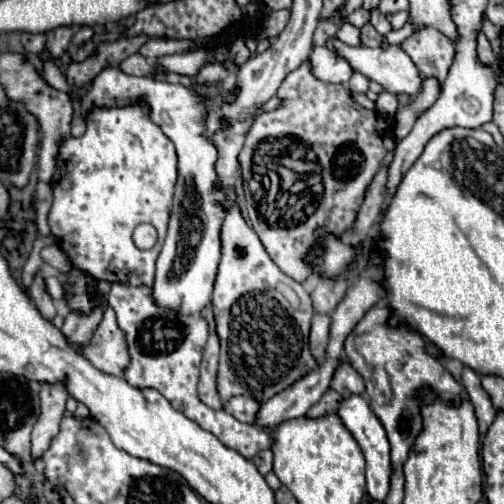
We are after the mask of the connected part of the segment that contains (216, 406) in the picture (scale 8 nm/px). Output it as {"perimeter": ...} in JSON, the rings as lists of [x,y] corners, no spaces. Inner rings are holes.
{"perimeter":[[[212,332],[208,336],[206,346],[204,346],[204,358],[202,358],[202,366],[200,366],[200,384],[198,384],[198,396],[200,396],[200,400],[206,406],[210,406],[212,410],[222,410],[222,400],[220,400],[218,390],[216,390],[218,352],[220,352],[218,336],[216,336],[216,332]]]}

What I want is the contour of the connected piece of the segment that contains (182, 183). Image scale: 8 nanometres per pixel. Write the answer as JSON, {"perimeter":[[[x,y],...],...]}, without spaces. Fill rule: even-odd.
{"perimeter":[[[104,68],[92,82],[90,90],[82,98],[82,118],[92,112],[92,108],[100,108],[100,104],[132,104],[132,100],[148,100],[150,116],[152,122],[160,126],[160,130],[174,142],[176,152],[178,152],[178,182],[176,182],[176,192],[174,192],[174,206],[172,206],[172,216],[170,216],[170,226],[168,226],[168,236],[164,240],[162,252],[156,260],[156,276],[152,282],[152,300],[160,304],[160,308],[172,308],[176,312],[184,314],[200,314],[202,308],[210,302],[212,288],[214,288],[214,278],[220,262],[220,224],[224,218],[224,208],[220,202],[224,200],[224,192],[214,186],[216,182],[216,172],[214,172],[214,162],[216,162],[216,148],[206,136],[206,100],[192,92],[190,88],[182,84],[168,84],[152,78],[138,78],[138,76],[128,76],[120,68]]]}

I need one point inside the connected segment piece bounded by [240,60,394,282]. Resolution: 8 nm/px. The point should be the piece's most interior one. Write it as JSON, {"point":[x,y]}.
{"point":[344,144]}

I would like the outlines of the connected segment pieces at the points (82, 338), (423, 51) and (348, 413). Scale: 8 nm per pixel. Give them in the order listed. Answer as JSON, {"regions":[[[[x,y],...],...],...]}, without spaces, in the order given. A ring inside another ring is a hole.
{"regions":[[[[106,304],[98,306],[96,310],[92,310],[92,314],[88,316],[82,316],[82,314],[76,314],[76,312],[70,312],[66,318],[64,318],[64,324],[60,328],[60,332],[64,334],[66,342],[76,350],[80,352],[82,346],[88,346],[98,322],[102,320],[102,312],[104,312]]],[[[420,28],[402,42],[402,48],[412,56],[422,80],[434,76],[440,84],[444,82],[454,60],[454,44],[442,32],[436,28]]],[[[350,396],[344,398],[340,408],[338,408],[338,416],[342,420],[342,424],[350,430],[350,434],[354,436],[354,440],[360,444],[364,458],[366,458],[366,482],[368,482],[368,494],[374,500],[384,500],[388,490],[390,490],[390,446],[388,446],[388,438],[386,438],[386,430],[380,424],[380,420],[376,418],[376,414],[370,410],[368,402],[360,396]]]]}

